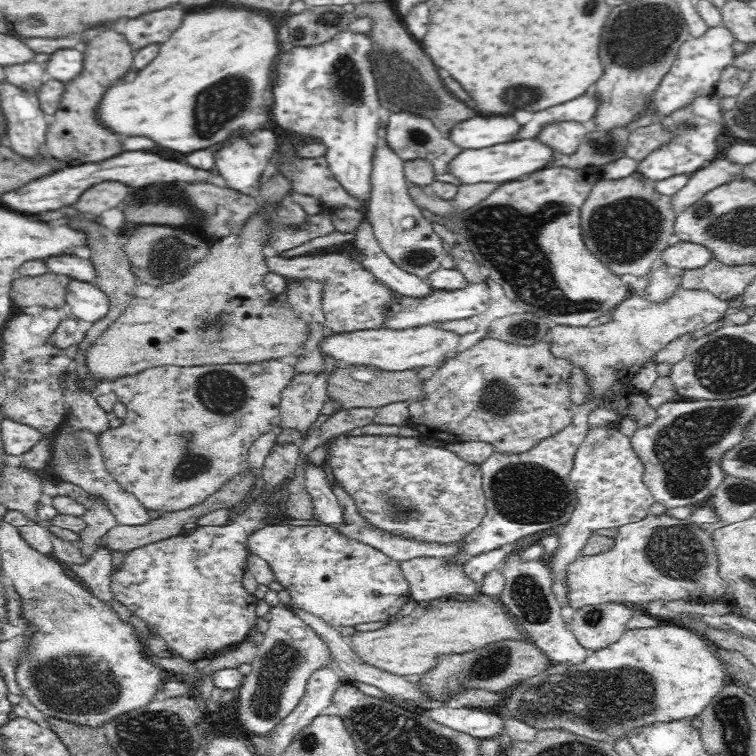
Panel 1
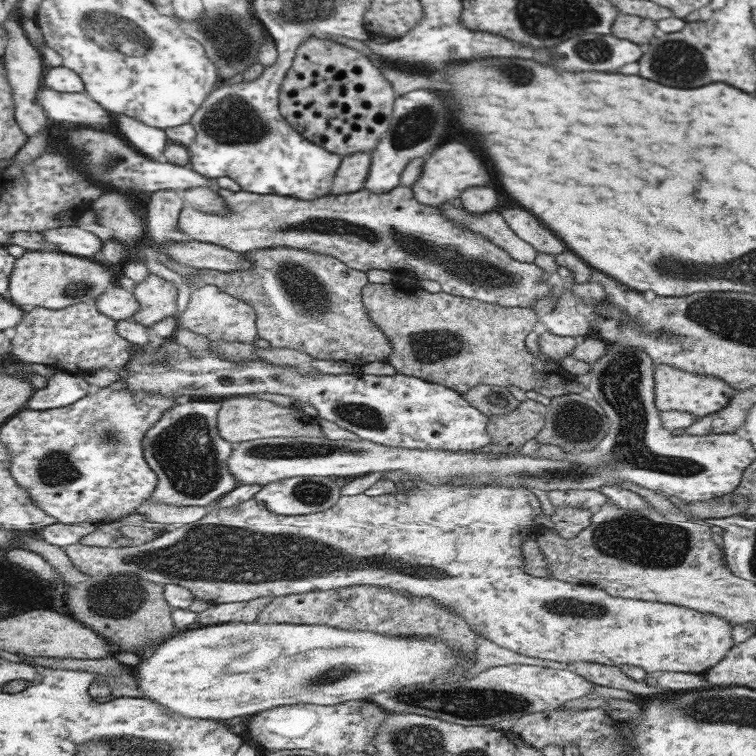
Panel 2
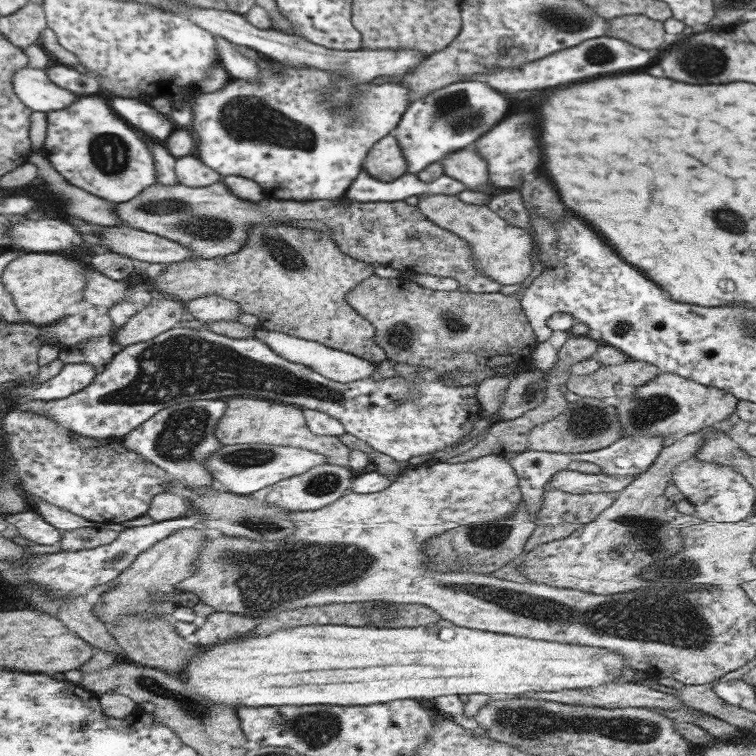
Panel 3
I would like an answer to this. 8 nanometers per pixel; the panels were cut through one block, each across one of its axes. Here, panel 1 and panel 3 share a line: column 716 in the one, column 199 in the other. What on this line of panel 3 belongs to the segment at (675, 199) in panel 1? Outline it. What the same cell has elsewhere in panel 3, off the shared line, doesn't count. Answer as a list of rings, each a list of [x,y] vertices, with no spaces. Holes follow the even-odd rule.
[[[187,154],[176,155],[173,170],[177,183],[188,187],[209,186],[223,178],[215,170],[204,166],[197,157]]]

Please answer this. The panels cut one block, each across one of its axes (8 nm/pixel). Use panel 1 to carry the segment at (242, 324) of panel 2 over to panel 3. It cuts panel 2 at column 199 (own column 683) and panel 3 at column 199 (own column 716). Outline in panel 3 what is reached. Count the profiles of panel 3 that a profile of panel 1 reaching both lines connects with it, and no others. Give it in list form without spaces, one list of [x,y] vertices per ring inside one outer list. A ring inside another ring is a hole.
[[[217,295],[197,297],[187,301],[184,306],[195,320],[204,324],[217,321],[237,321],[241,313],[239,304]]]

